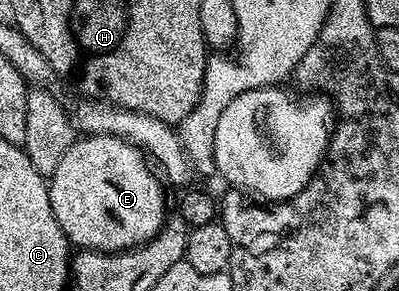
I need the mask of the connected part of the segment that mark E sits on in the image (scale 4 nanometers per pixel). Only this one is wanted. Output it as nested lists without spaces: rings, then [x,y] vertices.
[[[107,133],[79,136],[74,144],[68,147],[68,151],[64,151],[60,163],[56,163],[56,171],[49,174],[48,184],[50,206],[56,215],[56,223],[60,223],[71,246],[79,250],[123,253],[125,249],[134,249],[137,245],[151,241],[162,230],[162,223],[168,216],[166,197],[162,194],[163,182],[159,174],[152,168],[146,154],[125,137]]]

